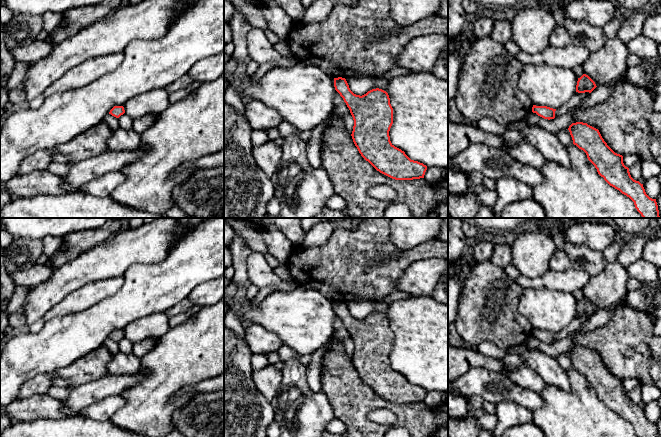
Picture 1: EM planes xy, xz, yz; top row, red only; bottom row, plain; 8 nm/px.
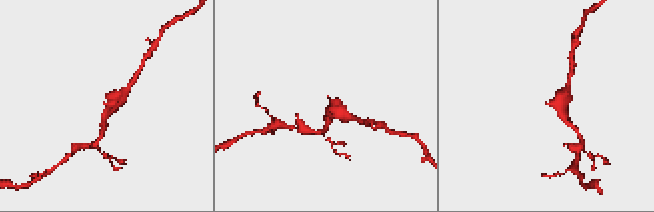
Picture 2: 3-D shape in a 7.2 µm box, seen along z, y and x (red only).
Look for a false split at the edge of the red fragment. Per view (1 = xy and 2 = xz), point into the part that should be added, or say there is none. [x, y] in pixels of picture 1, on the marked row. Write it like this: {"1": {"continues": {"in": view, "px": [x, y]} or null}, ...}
{"1": {"continues": null}, "2": {"continues": null}}

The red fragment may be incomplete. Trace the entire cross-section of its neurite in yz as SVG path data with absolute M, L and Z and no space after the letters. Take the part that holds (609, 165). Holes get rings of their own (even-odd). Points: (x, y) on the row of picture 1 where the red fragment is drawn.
M583 122L572 123L568 128L573 140L573 144L583 150L588 160L595 166L598 174L615 189L629 197L635 205L637 211L643 218L660 218L656 199L650 198L639 181L634 180L629 172L629 168L623 163L623 156L615 153L604 141L598 129Z

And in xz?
M342 77L334 78L334 87L353 117L351 136L361 156L377 171L392 179L424 178L427 166L411 160L390 141L393 108L388 93L376 88L362 96L356 95Z

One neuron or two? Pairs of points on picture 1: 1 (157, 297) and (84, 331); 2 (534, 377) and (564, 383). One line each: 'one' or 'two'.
1: one
2: two

